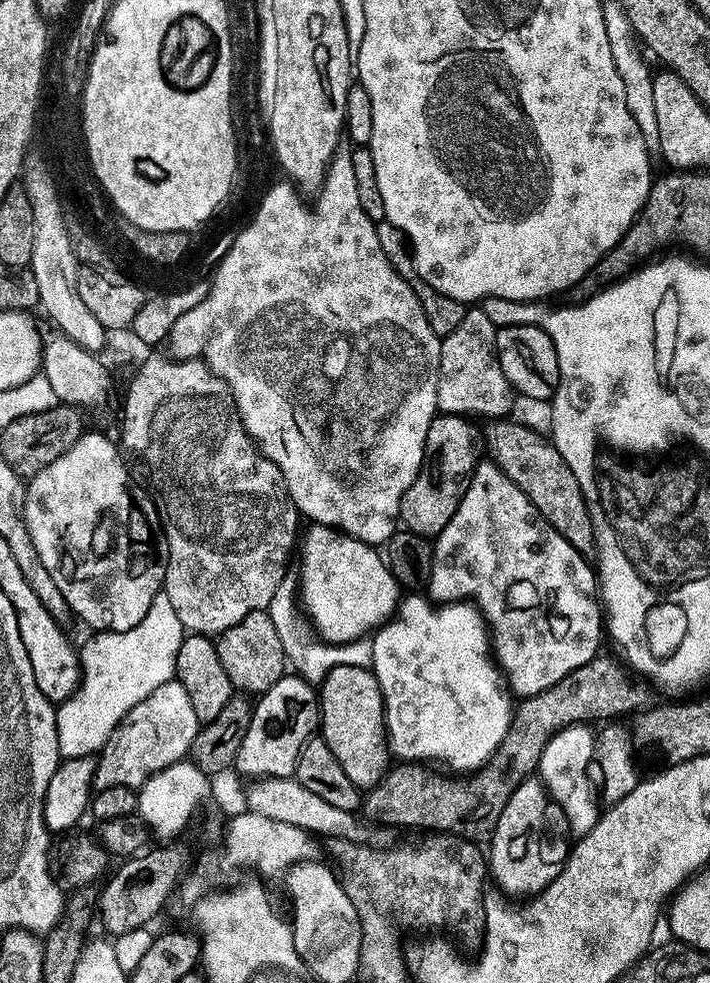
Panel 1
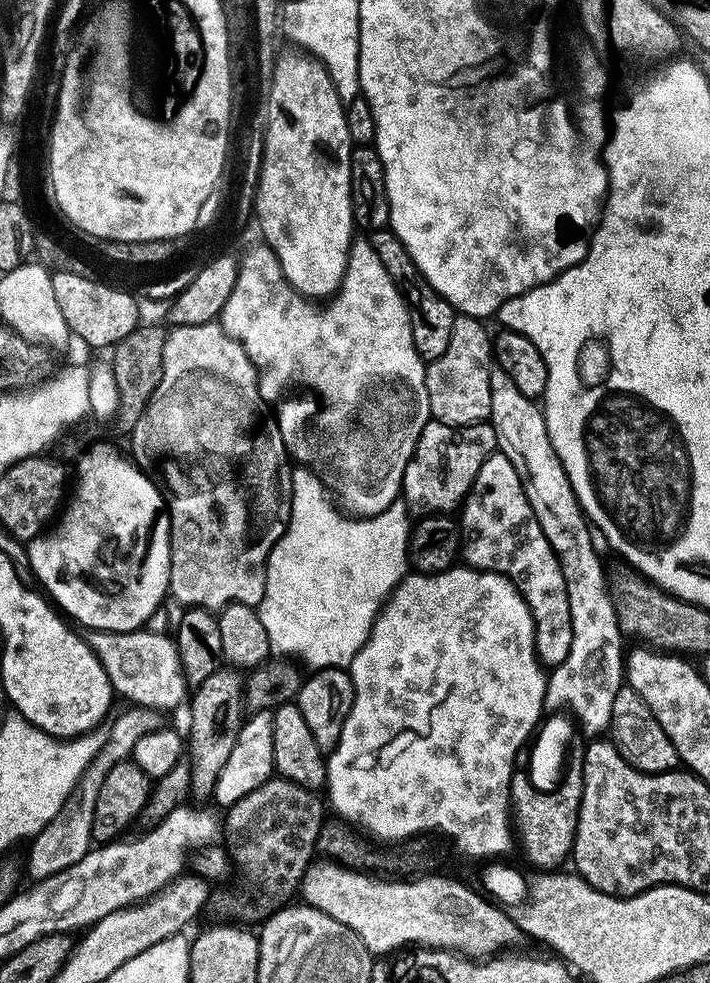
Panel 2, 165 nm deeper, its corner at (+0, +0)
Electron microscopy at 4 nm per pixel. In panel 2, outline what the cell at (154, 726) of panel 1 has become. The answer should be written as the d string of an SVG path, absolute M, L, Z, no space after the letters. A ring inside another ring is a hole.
M137 706L128 710L130 711L124 713L111 730L108 730L107 744L80 779L77 793L67 800L58 818L31 841L32 848L28 858L28 874L32 878L31 881L40 883L57 876L58 873L64 873L89 855L94 846L94 810L97 808L98 794L101 793L102 785L106 782L107 774L114 770L114 766L129 761L135 755L136 746L142 737L163 729L164 718L158 711Z

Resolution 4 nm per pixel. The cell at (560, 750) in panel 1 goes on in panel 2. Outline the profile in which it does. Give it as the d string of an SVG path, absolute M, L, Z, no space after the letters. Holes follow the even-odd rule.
M493 367L490 372L491 387L491 405L493 406L492 417L490 423L494 434L498 434L498 452L499 455L510 458L510 462L514 462L514 470L518 470L518 478L522 478L522 486L526 490L526 498L530 502L530 510L534 510L534 518L538 518L538 526L542 526L542 534L546 534L546 538L550 542L550 546L554 550L554 554L558 558L558 562L562 566L562 574L566 578L566 586L568 587L568 597L570 598L570 618L572 619L572 629L574 630L574 642L570 646L570 658L566 658L566 662L562 662L559 666L551 669L548 676L548 693L544 699L545 709L552 714L568 713L571 719L575 720L581 729L584 728L589 732L589 737L600 738L605 735L612 727L612 719L614 718L614 698L618 698L618 694L626 687L626 637L622 629L619 628L618 614L615 610L615 602L612 600L612 593L609 589L609 577L604 570L604 564L600 561L600 556L596 553L596 544L592 541L594 537L593 529L590 527L590 521L584 514L584 509L580 507L578 498L574 494L574 486L570 486L570 478L566 474L566 470L562 466L562 458L558 458L558 454L554 450L554 442L550 438L550 430L546 426L546 418L544 417L544 409L539 403L530 398L526 398L526 394L522 394L522 390L518 390L518 386L514 386L514 382L510 382L502 369Z

